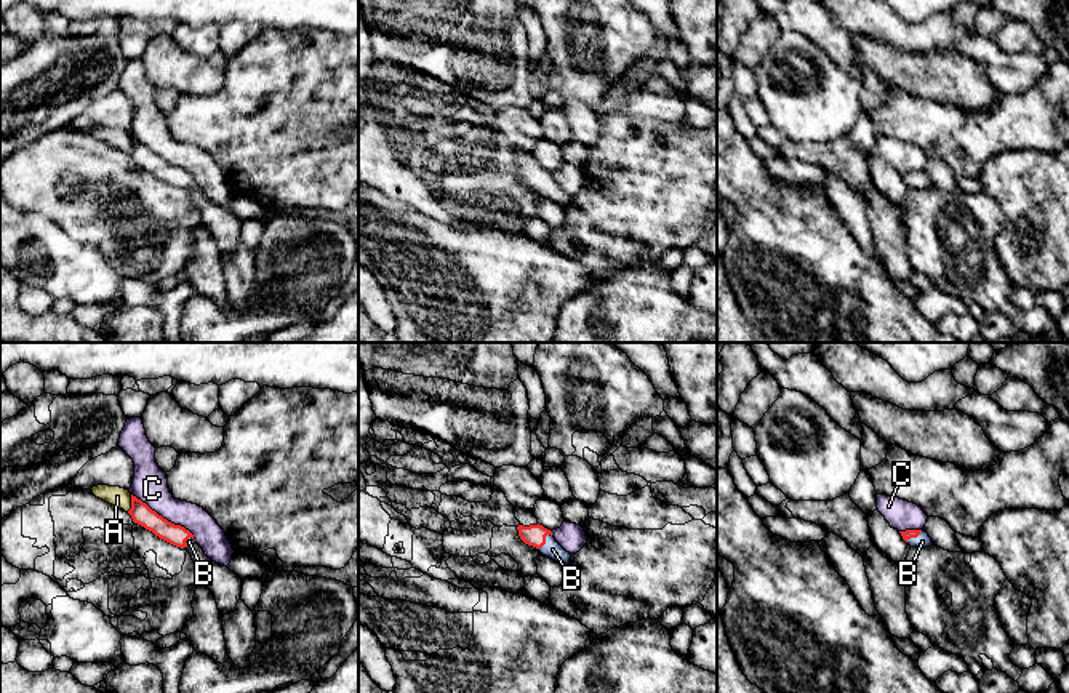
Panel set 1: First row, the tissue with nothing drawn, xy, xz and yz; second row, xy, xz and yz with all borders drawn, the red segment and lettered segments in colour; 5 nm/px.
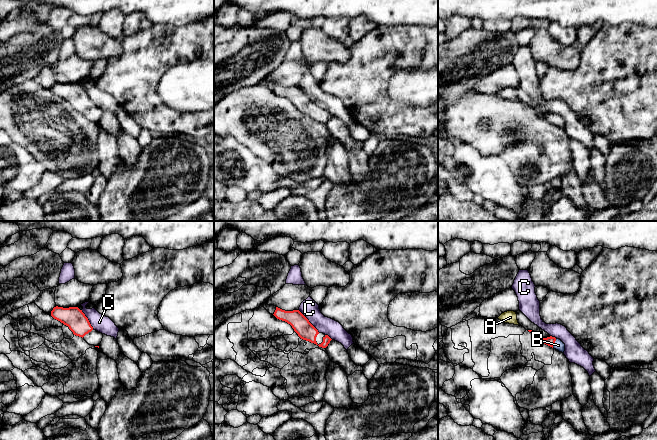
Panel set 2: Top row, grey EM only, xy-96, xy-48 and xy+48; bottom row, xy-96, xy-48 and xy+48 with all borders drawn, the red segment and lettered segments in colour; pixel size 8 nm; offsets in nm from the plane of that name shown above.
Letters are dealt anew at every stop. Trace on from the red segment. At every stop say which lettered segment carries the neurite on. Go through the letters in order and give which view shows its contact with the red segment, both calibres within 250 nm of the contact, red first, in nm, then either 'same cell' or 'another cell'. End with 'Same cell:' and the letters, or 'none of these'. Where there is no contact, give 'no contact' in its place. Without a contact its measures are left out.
A: contact in xy; calibres 110 and 100 nm; another cell
B: contact in xz; calibres 110 and 90 nm; same cell
C: contact in xy; calibres 110 and 180 nm; another cell
Same cell: B

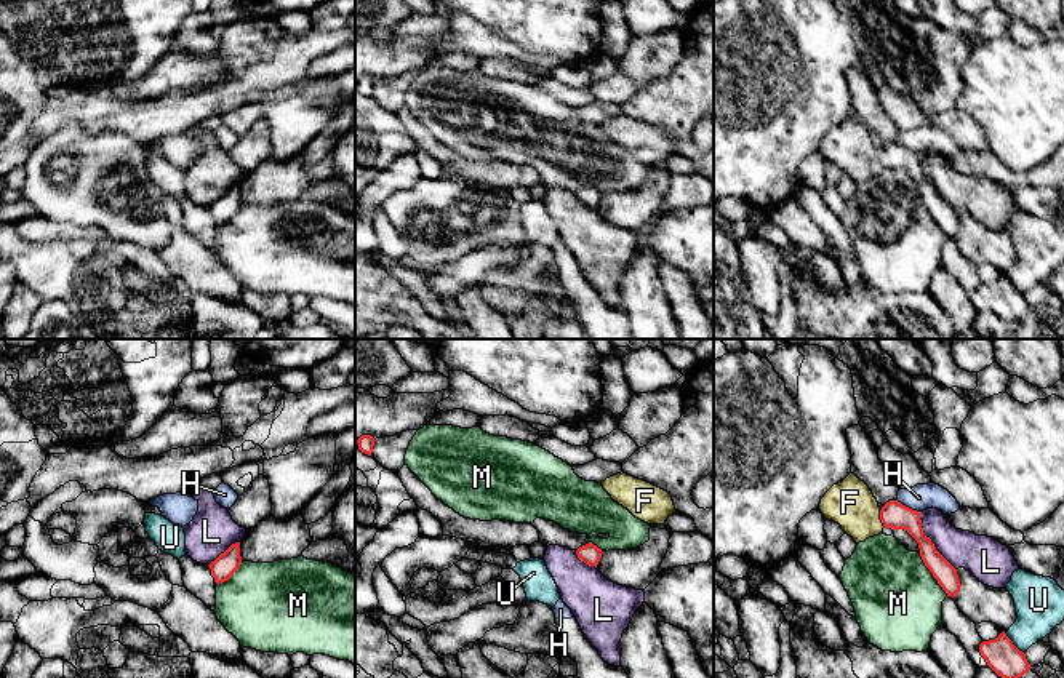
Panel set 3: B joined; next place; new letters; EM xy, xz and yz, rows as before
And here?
F: contact in yz; calibres 140 and 240 nm; another cell
H: contact in yz; calibres 140 and 130 nm; another cell
L: contact in yz; calibres 140 and 190 nm; another cell
M: contact in yz; calibres 110 and 440 nm; another cell
U: contact in yz; calibres 170 and 240 nm; another cell
Same cell: none of these

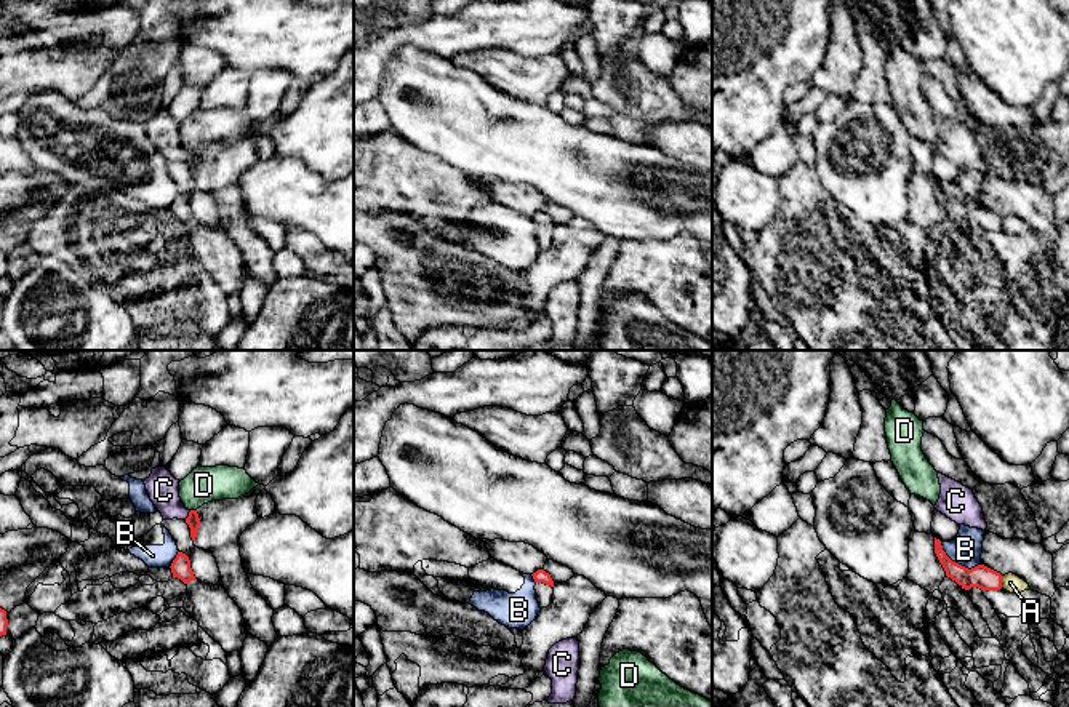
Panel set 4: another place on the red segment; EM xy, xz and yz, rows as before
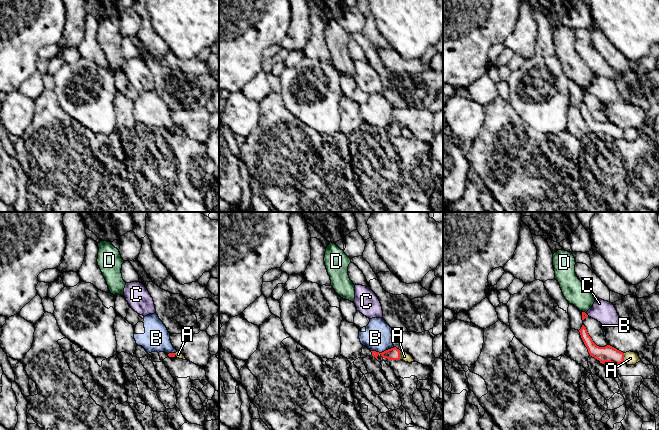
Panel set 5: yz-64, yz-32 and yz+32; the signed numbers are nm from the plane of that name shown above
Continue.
A: contact in yz; calibres 120 and 90 nm; another cell
B: contact in yz; calibres 120 and 160 nm; another cell
C: contact in xy; calibres 70 and 160 nm; another cell
D: contact in xy; calibres 70 and 180 nm; another cell
Same cell: none of these

